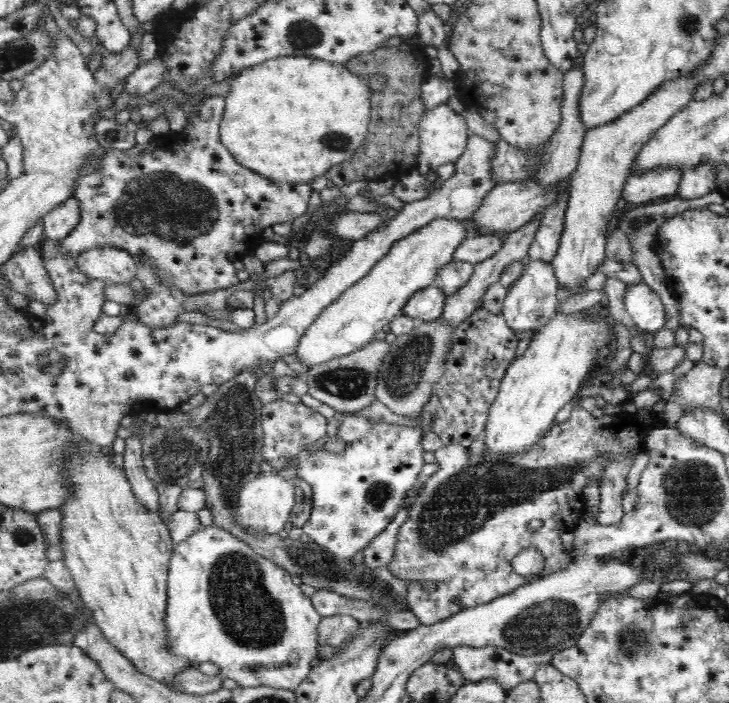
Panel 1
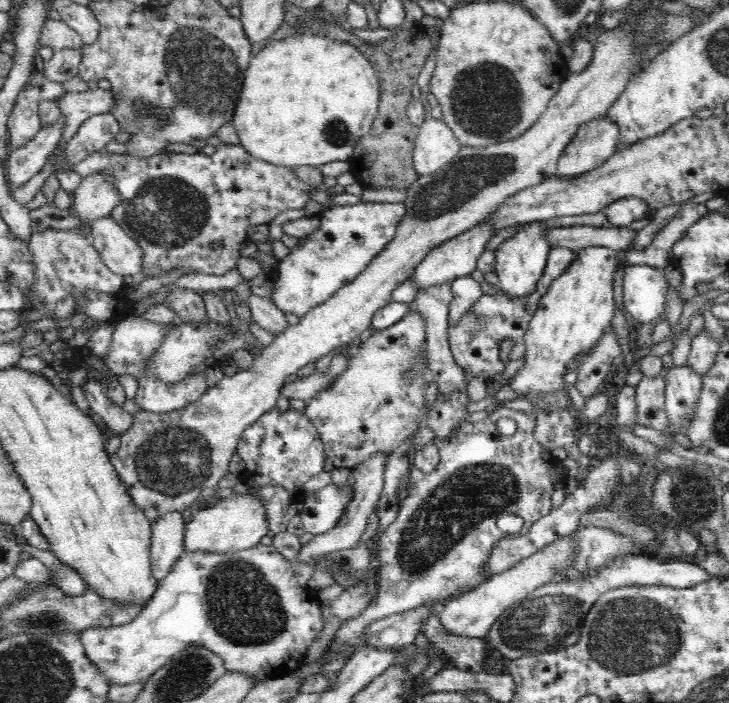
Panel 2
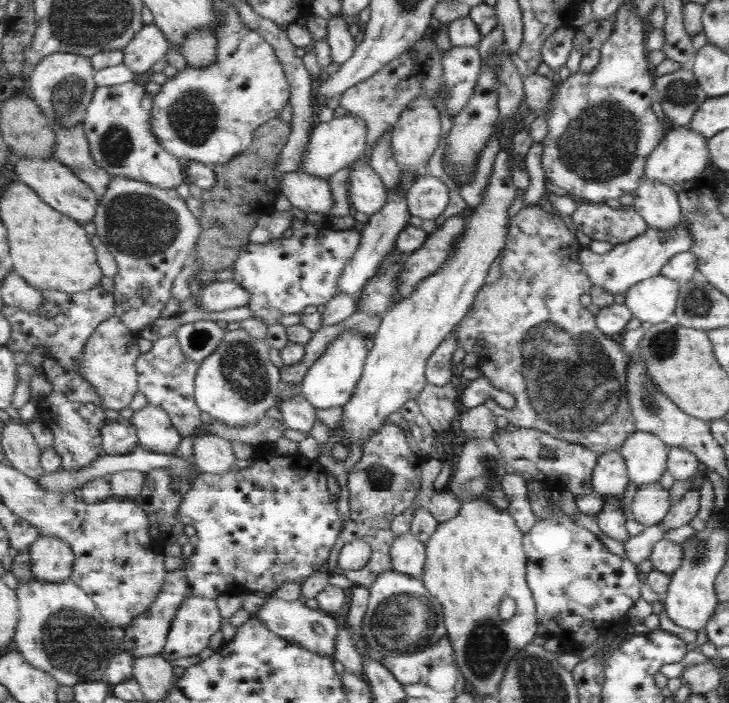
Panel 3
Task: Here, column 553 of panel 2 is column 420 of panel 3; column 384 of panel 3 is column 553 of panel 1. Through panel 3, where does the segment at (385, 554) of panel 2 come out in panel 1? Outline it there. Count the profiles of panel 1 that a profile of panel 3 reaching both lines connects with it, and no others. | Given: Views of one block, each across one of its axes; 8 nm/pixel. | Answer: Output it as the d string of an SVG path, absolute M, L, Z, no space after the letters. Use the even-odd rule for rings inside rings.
M574 404L571 417L562 423L555 423L550 430L546 431L544 438L526 454L522 456L496 456L495 454L489 454L489 452L483 452L479 456L471 456L468 453L468 447L456 445L444 445L439 448L435 454L436 464L438 464L439 469L429 477L426 482L424 482L424 490L420 494L420 498L412 504L410 508L408 520L400 526L400 532L398 532L398 540L396 542L396 552L388 564L388 570L397 577L402 578L402 580L409 581L410 584L407 587L406 599L408 599L409 604L408 609L421 619L423 625L436 624L442 620L451 618L454 614L458 612L463 612L468 608L475 608L476 606L487 604L492 602L496 597L504 596L510 592L514 592L516 588L520 586L526 586L526 584L532 584L532 582L538 582L543 576L550 576L554 572L560 572L560 570L566 570L570 563L573 561L573 557L567 554L562 543L562 532L564 530L572 531L576 522L578 520L584 520L584 514L586 514L586 501L584 500L583 492L586 484L593 480L599 487L602 486L602 480L604 480L604 468L616 460L629 460L629 464L632 465L634 460L646 451L646 438L652 430L656 428L664 427L665 421L662 418L658 418L656 412L651 412L651 414L646 414L642 410L630 414L630 412L620 412L620 414L604 414L602 418L596 418L591 412L578 407L578 404ZM532 519L539 519L543 522L542 526L531 532L528 527L528 522ZM529 546L536 546L538 550L544 555L546 559L546 564L544 564L544 570L540 575L532 576L520 576L514 572L512 568L512 559L518 556L522 550L528 548Z

